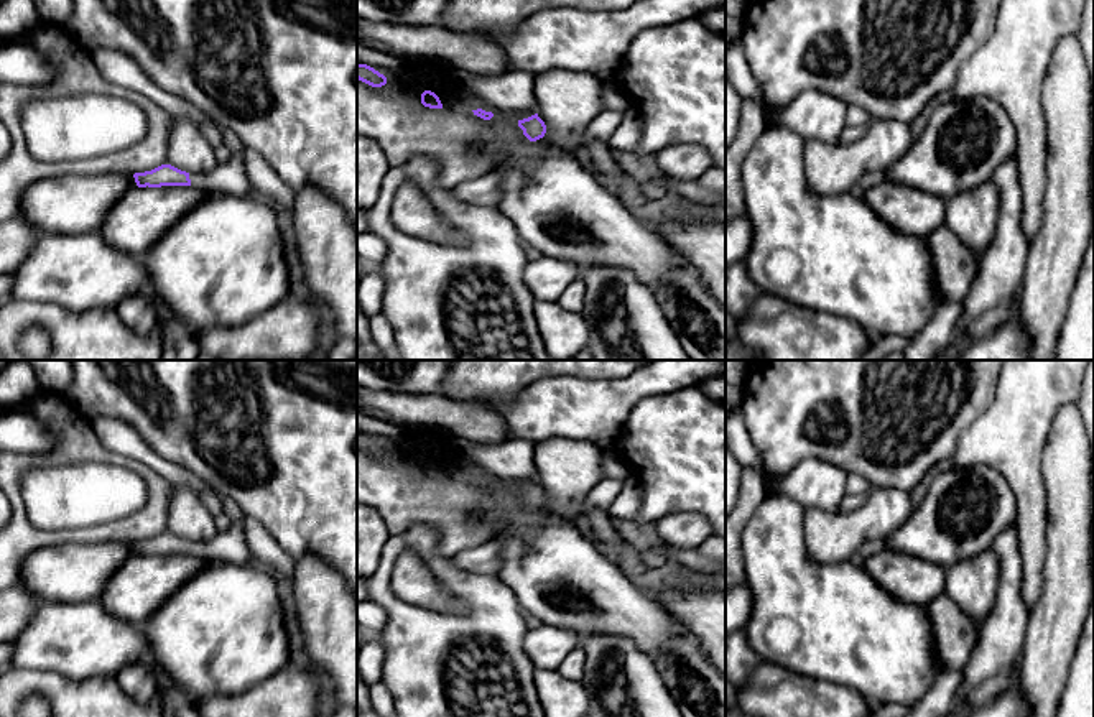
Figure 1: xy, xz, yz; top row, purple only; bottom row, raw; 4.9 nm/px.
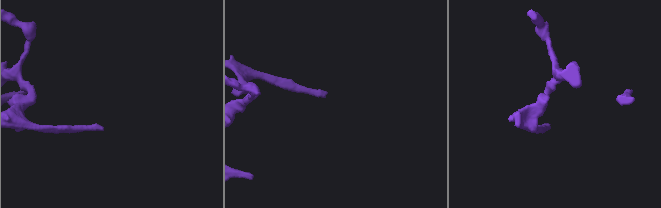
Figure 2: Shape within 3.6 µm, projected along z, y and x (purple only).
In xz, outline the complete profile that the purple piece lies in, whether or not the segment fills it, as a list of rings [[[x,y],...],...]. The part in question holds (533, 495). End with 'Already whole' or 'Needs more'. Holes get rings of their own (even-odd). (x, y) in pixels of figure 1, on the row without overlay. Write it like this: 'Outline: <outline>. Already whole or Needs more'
Outline: [[[538,482],[518,488],[518,495],[523,498],[523,503],[530,508],[530,510],[536,510],[540,507],[545,505],[546,502],[546,493],[545,490],[538,485]]]. Already whole

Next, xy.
Outline: [[[217,493],[224,505],[225,515],[230,518],[230,528],[217,533],[209,541],[186,541],[171,533],[161,533],[151,539],[135,541],[138,556],[161,556],[161,554],[192,554],[207,559],[209,562],[229,562],[237,566],[250,566],[258,562],[252,554],[245,533],[243,513],[229,497]]]. Needs more

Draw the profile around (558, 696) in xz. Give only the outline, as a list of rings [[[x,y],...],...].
[[[535,669],[535,687],[545,717],[586,717],[589,696],[581,681],[553,669]]]

